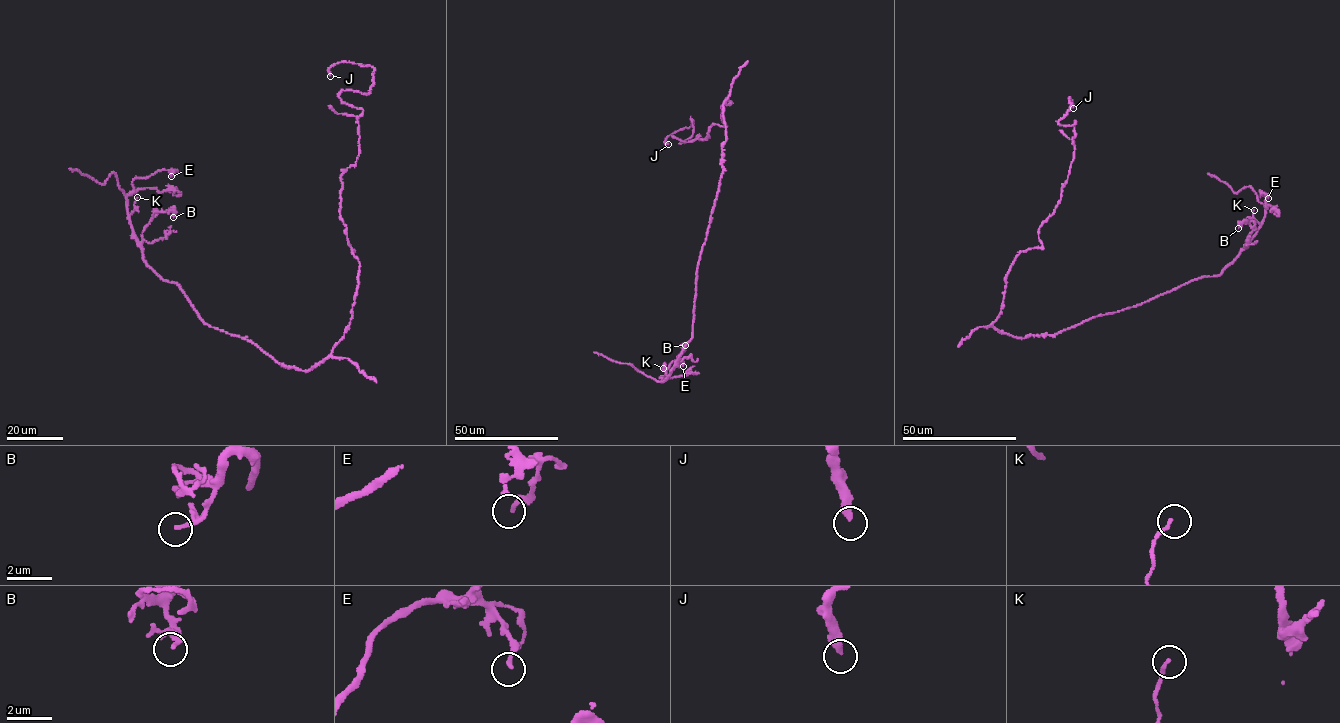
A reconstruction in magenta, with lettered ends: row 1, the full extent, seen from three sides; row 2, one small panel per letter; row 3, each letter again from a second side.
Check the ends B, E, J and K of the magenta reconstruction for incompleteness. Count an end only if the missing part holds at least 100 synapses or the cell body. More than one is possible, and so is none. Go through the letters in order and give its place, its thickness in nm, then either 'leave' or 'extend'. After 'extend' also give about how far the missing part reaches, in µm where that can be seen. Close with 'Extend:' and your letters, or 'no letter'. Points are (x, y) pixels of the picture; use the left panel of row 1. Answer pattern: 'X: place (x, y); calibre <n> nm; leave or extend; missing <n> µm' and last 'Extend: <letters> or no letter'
B: place (173, 217); calibre 170 nm; leave
E: place (171, 176); calibre 220 nm; leave
J: place (330, 76); calibre 320 nm; leave
K: place (137, 197); calibre 130 nm; leave
Extend: no letter

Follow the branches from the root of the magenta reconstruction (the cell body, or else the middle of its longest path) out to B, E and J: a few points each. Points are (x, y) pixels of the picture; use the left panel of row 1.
B: (304, 371), (203, 323), (180, 287), (148, 267), (143, 231), (155, 211), (173, 207), (173, 217)
E: (304, 371), (203, 323), (180, 287), (148, 267), (126, 198), (134, 179), (159, 170), (175, 170), (171, 176)
J: (304, 371), (343, 336), (360, 269), (338, 211), (363, 109), (339, 94), (368, 94), (373, 69), (330, 76)

